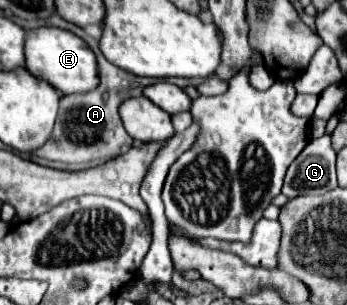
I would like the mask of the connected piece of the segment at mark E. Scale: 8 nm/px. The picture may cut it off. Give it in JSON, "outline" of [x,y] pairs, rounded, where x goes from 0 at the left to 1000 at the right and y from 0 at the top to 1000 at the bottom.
{"outline":[[[127,85],[75,105],[75,223],[104,256],[144,269],[179,308],[254,302],[282,275],[282,216],[271,170],[259,170],[254,144],[236,125],[161,85]]]}

